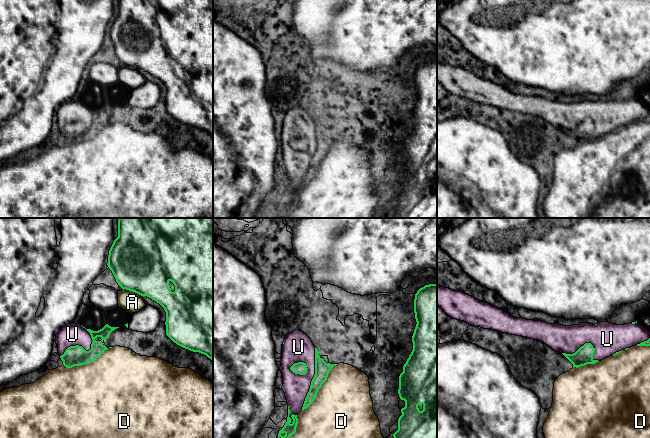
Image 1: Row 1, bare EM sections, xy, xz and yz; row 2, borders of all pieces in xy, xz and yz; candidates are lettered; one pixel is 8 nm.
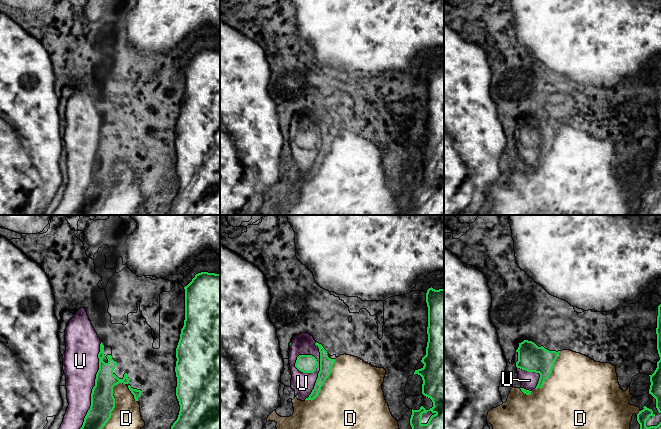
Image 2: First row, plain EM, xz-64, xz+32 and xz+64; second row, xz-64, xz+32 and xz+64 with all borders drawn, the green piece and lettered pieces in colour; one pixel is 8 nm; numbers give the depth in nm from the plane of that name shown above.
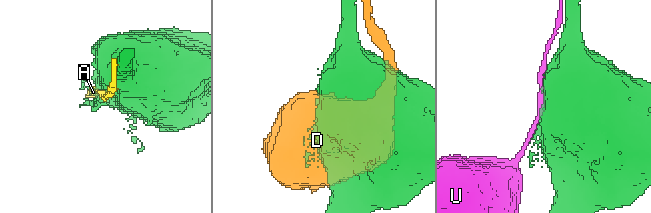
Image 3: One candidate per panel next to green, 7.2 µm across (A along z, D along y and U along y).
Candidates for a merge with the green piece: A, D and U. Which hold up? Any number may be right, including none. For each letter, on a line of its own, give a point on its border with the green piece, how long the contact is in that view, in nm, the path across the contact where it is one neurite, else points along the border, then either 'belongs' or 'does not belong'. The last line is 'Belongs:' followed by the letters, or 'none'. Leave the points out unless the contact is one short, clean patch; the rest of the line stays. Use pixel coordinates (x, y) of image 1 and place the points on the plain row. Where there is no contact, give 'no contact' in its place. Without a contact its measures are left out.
A: contact xy (132, 67); length 170 nm; does not belong
D: contact xz (320, 163); length 480 nm; does not belong
U: contact xz (313, 154); length 500 nm; does not belong
Belongs: none

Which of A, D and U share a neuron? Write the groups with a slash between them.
A / D / U

